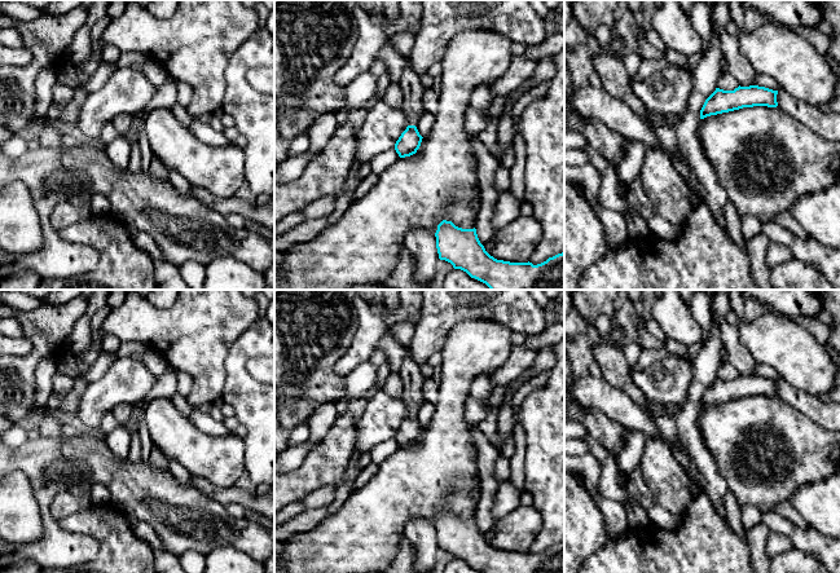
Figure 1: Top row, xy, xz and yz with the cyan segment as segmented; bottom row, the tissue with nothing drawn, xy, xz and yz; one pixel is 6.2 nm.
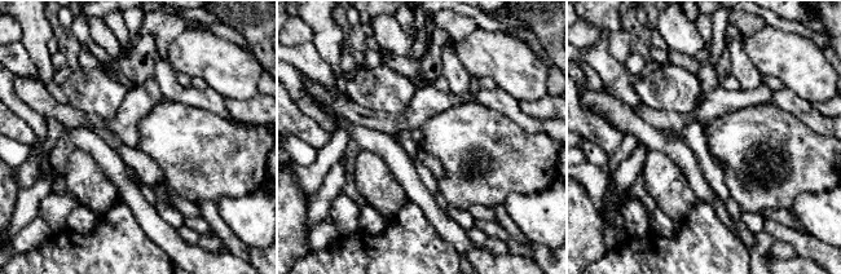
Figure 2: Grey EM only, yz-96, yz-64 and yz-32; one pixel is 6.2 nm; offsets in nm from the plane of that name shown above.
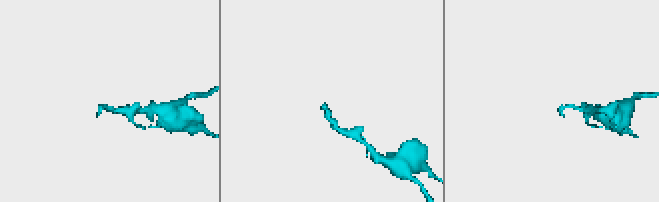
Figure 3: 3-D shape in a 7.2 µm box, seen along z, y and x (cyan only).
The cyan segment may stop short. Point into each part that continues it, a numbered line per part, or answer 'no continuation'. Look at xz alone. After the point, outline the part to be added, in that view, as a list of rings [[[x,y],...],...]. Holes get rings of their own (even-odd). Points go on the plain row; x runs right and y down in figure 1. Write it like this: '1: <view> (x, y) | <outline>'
1: xz (413, 380) | [[[409,348],[406,349],[405,358],[401,365],[400,375],[404,383],[403,398],[409,407],[410,415],[415,415],[423,402],[423,383],[425,376],[419,366],[413,361]]]

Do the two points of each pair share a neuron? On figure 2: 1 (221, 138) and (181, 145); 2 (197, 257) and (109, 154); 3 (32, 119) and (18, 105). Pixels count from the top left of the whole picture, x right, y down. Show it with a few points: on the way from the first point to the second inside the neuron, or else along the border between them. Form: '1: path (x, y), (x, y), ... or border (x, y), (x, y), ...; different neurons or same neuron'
1: path (211, 145), (192, 145); same neuron
2: path (168, 239), (150, 221), (122, 182); same neuron
3: path (29, 115), (22, 109); same neuron

